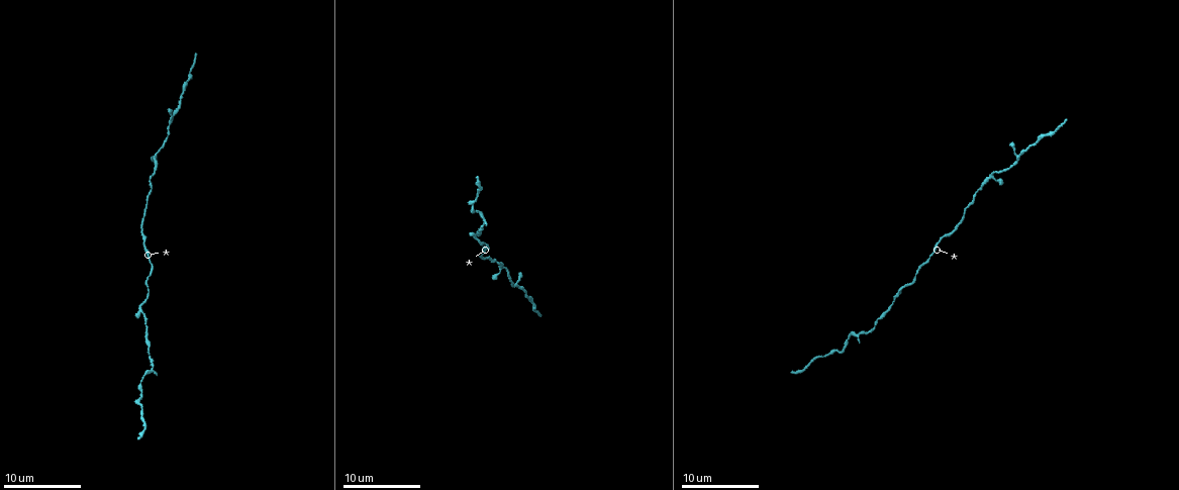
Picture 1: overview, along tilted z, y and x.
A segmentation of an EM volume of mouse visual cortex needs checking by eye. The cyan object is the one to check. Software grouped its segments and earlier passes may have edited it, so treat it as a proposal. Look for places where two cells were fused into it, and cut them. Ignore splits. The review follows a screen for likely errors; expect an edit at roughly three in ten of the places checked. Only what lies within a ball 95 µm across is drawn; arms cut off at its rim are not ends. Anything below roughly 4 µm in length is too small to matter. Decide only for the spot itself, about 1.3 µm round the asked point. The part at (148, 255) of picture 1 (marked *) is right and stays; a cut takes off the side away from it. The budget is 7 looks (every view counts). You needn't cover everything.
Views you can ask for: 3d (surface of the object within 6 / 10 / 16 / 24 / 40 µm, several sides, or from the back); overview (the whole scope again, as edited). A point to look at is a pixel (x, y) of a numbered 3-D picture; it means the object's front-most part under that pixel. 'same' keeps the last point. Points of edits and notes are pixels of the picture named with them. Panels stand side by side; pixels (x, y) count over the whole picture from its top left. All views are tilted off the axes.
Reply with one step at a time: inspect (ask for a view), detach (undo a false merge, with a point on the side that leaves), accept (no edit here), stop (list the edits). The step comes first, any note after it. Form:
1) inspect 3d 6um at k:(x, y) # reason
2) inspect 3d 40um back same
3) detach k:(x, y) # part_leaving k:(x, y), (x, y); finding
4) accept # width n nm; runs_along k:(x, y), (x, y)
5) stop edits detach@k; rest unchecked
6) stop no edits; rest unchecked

inspect 3d 6um at 1:(838, 353)

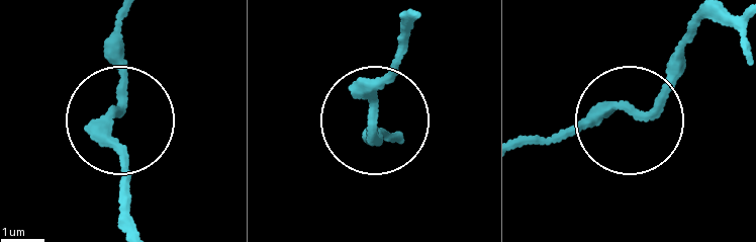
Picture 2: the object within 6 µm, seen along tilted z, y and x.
accept # width 200 nm; runs_along 2:(394, 140), (375, 144), (372, 134), (407, 35); one cell here

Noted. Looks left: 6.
inspect 3d 16um at 1:(156, 154) # three arms meet

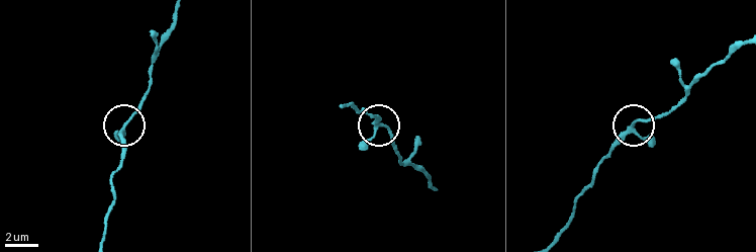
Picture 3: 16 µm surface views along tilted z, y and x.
inspect 3d 6um at 3:(632, 125) # zoom in

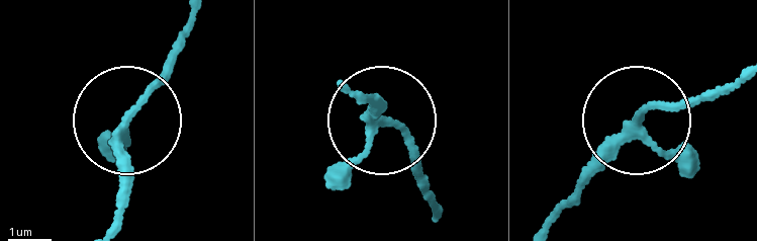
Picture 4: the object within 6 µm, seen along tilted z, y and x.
accept # width 170 nm; runs_along 4:(355, 88), (405, 137), (433, 197); one cell here

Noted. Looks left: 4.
inspect 3d 10um at 1:(171, 123) # two arms in line, one across

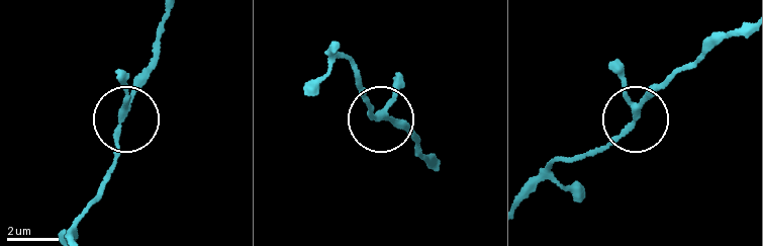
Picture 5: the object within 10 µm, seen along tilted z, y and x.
inspect 3d 6um at 5:(635, 120)

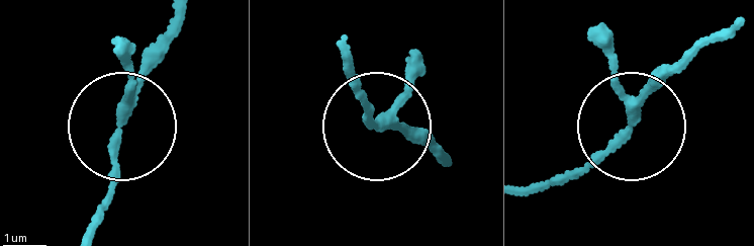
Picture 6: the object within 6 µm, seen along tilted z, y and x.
accept # arms 3; runs_along 6:(524, 191), (555, 185), (694, 55); all the same cell

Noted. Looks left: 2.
stop no edits; rest unchecked

